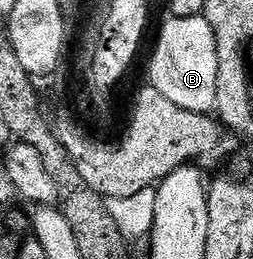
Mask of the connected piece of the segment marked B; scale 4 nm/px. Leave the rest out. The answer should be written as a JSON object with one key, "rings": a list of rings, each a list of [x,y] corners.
{"rings":[[[204,16],[191,19],[168,18],[169,22],[157,37],[157,50],[149,65],[152,88],[158,89],[171,103],[192,113],[212,114],[216,110],[215,79],[219,79],[219,51],[215,43],[215,31]]]}

